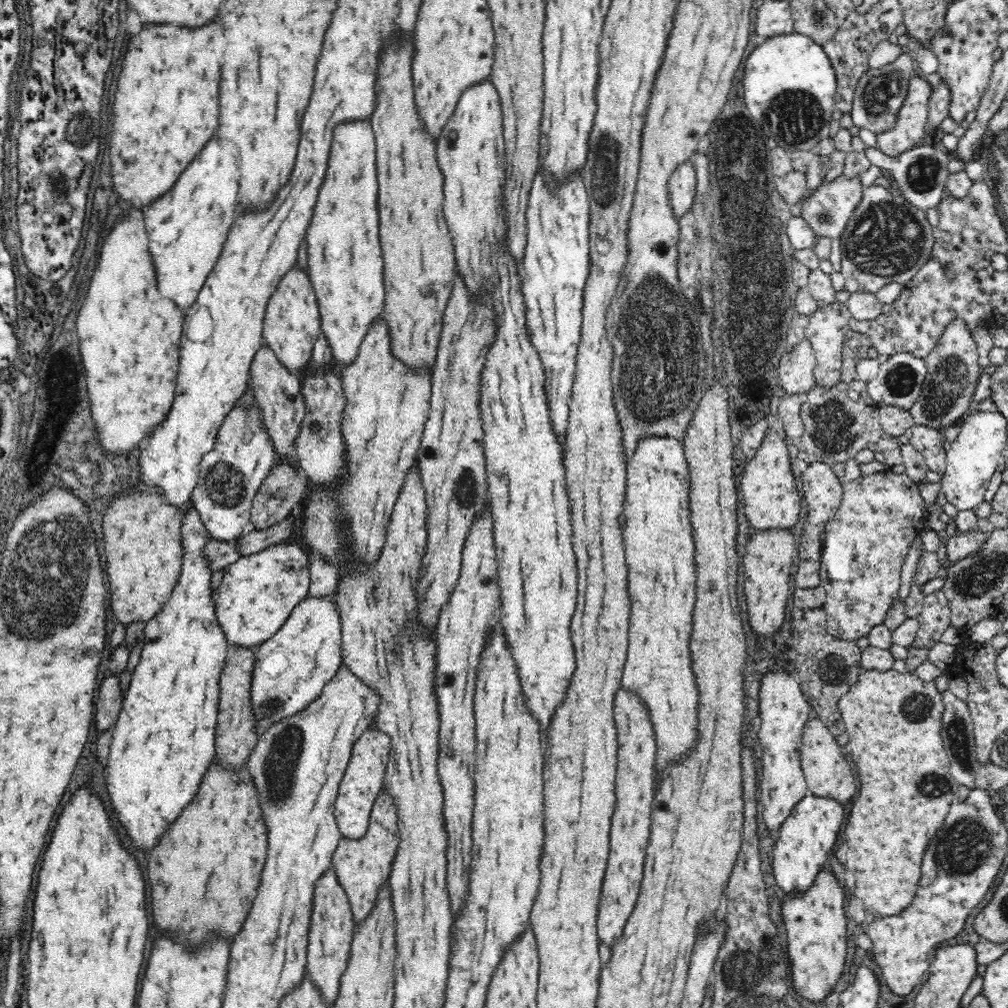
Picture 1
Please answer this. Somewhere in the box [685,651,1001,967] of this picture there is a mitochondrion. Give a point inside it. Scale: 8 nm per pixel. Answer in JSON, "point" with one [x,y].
{"point":[964,856]}

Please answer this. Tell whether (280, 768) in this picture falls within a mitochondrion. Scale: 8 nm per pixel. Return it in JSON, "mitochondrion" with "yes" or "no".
{"mitochondrion":"yes"}

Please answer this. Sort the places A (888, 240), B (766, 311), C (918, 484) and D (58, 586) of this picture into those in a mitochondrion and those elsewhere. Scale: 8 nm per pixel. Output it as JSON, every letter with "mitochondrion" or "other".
{"A":"mitochondrion","B":"mitochondrion","C":"other","D":"mitochondrion"}

